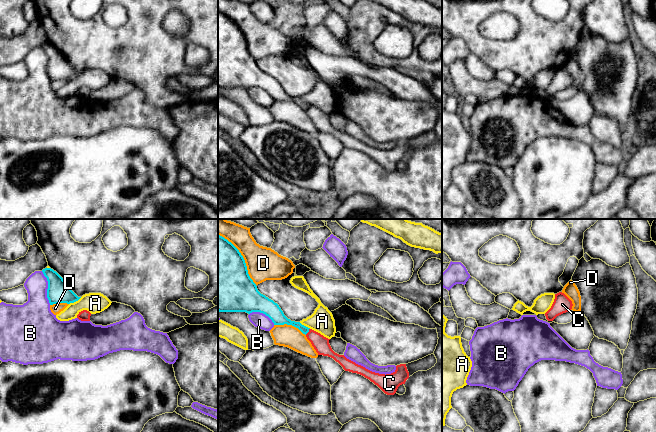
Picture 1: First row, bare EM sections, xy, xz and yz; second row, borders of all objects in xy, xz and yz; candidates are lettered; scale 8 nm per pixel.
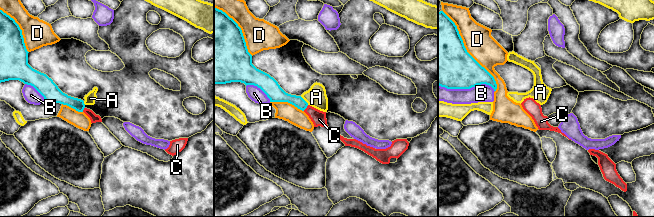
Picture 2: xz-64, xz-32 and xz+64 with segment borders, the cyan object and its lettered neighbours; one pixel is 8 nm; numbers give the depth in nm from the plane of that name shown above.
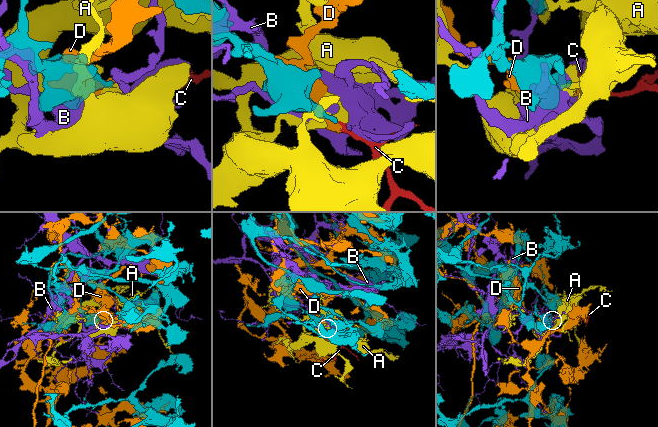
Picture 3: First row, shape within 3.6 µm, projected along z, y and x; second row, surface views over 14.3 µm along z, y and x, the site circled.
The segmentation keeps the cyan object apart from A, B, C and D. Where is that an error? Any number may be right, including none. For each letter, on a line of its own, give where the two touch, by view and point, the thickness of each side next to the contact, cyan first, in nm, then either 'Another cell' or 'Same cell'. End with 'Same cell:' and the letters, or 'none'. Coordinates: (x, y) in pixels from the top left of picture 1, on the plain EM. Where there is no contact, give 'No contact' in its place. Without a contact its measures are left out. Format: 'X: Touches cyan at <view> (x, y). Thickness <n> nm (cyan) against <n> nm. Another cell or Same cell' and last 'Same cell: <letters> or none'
A: Touches cyan at xy (75, 77). Thickness 180 nm (cyan) against 160 nm. Another cell
B: Touches cyan at xy (48, 64). Thickness 180 nm (cyan) against 260 nm. Another cell
C: Touches cyan at xz (308, 107). Thickness 100 nm (cyan) against 130 nm. Another cell
D: Touches cyan at xz (242, 33). Thickness 480 nm (cyan) against 260 nm. Another cell
Same cell: none

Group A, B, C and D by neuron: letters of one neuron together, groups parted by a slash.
A / B / C / D

